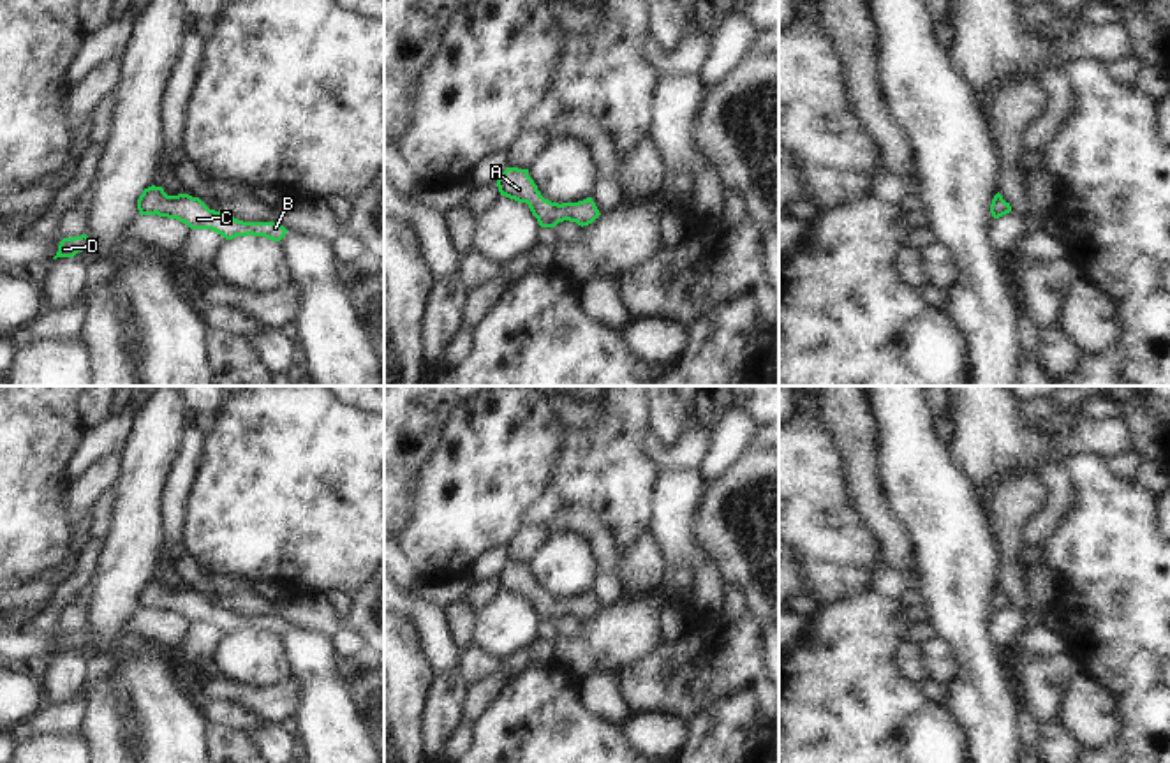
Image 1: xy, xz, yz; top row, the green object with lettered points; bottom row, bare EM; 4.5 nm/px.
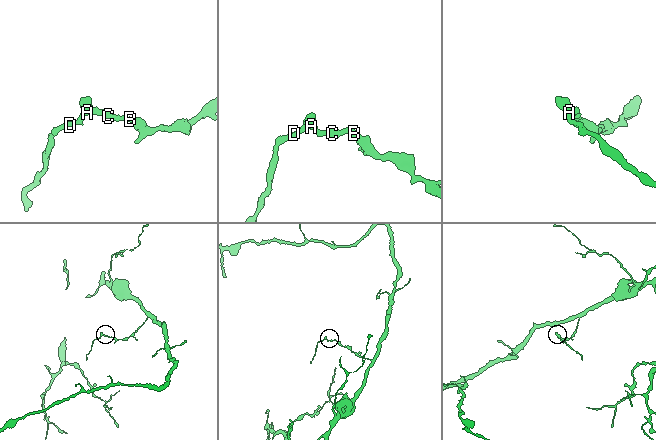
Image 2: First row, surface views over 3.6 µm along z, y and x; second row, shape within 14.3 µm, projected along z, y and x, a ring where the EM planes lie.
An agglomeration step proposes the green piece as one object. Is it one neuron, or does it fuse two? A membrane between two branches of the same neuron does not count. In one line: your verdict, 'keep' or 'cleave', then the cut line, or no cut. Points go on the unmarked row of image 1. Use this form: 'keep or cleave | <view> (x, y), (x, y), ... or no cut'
keep | no cut

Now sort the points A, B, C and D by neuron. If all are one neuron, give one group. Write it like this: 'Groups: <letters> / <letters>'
Groups: A B C D

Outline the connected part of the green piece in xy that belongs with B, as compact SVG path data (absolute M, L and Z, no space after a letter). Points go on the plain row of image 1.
M148 582L137 594L141 610L176 613L190 624L211 624L233 634L236 631L264 631L280 636L287 624L278 617L243 617L220 606L210 604L199 592L189 589L167 590L162 582Z

